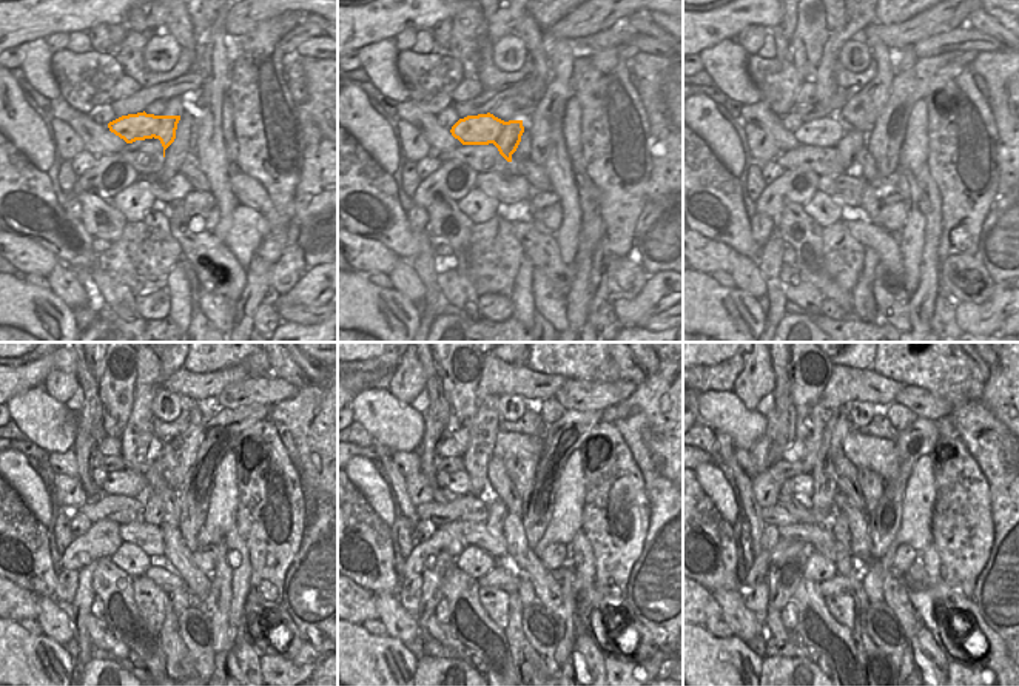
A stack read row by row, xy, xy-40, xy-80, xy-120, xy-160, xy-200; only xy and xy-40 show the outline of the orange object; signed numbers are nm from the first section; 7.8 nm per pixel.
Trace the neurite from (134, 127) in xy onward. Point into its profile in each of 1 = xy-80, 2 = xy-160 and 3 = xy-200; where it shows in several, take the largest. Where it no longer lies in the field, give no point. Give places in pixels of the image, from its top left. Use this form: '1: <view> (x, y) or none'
1: xy-80 (828, 131)
2: xy-160 (458, 484)
3: xy-200 (802, 484)

